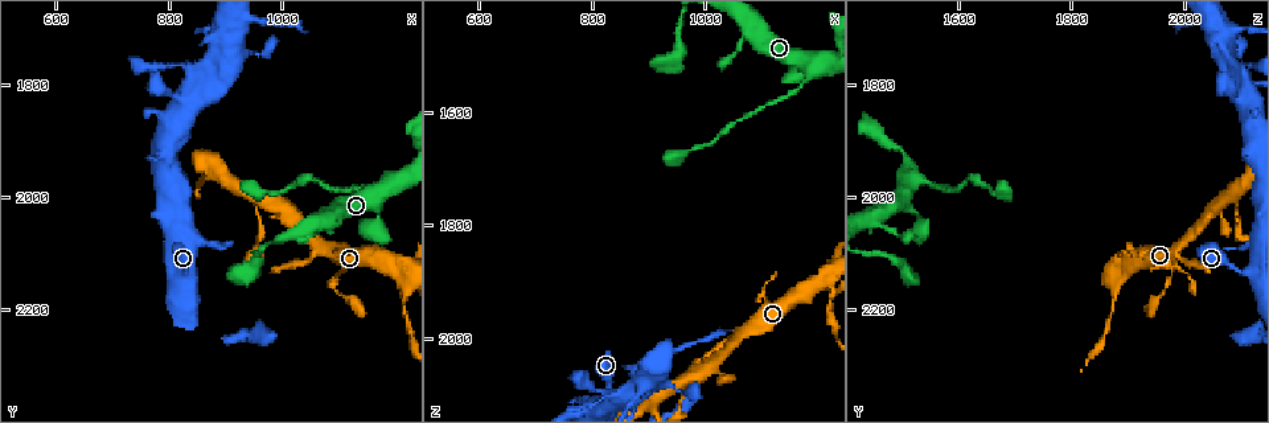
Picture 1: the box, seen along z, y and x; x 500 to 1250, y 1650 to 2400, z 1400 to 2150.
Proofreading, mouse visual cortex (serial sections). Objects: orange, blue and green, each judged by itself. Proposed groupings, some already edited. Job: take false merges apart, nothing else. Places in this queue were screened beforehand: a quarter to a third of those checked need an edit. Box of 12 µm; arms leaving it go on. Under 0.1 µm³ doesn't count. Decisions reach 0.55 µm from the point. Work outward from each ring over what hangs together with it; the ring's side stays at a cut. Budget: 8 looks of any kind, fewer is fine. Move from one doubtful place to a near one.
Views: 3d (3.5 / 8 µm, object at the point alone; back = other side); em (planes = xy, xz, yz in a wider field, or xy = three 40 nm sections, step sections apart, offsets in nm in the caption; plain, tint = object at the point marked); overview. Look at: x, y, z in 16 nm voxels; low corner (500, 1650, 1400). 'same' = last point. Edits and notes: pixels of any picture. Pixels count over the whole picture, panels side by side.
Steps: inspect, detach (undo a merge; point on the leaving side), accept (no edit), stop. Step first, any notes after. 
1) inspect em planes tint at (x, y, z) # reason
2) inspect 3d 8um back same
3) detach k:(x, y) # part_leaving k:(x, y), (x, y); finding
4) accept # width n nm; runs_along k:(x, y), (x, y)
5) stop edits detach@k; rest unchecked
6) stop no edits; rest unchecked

inspect 3d 8um at (845, 1795, 2105) # a narrow waist

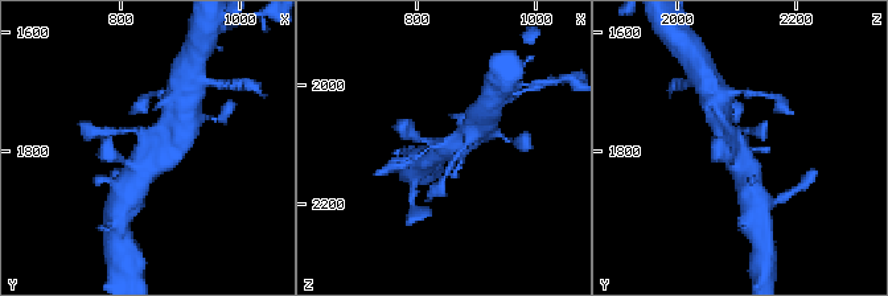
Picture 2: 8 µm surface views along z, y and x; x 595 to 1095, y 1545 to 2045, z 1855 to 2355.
inspect 3d 3.5um at (850, 1800, 2110)

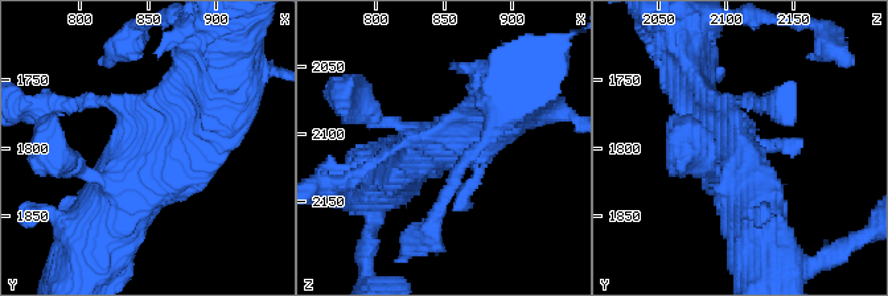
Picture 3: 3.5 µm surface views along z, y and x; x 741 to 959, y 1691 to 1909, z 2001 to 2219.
inspect em xy step 2 tint at (846, 1802, 2110)

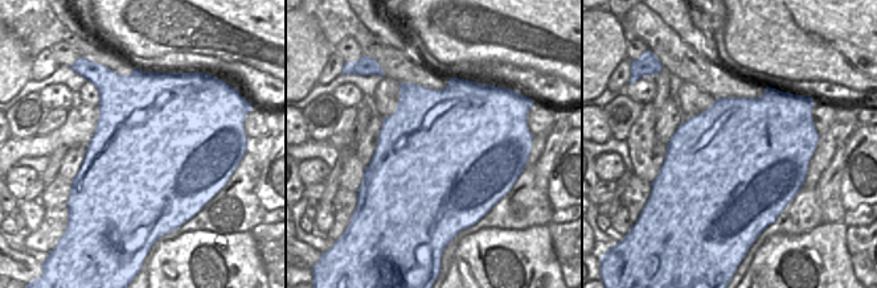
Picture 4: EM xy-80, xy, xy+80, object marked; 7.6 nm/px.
accept # runs_along 3:(98, 239), (102, 230), (216, 112); one cell here

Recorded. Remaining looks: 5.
inspect 3d 3.5um at (895, 1710, 2090) # abrupt turn

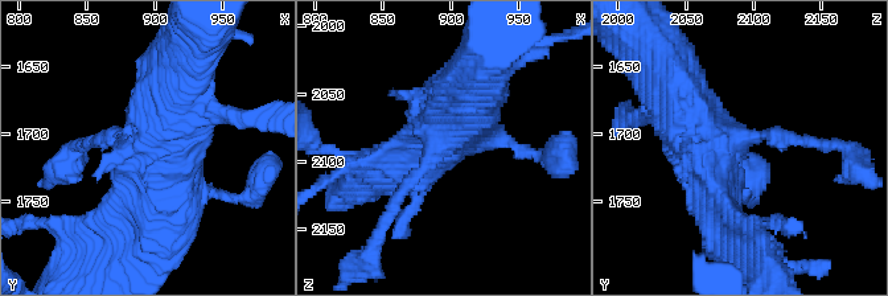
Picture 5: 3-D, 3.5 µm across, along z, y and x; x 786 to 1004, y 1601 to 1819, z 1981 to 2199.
inspect em xy step 3 tint at (896, 1708, 2084)

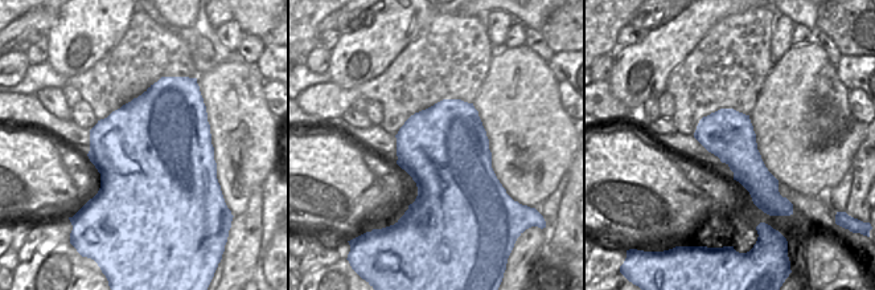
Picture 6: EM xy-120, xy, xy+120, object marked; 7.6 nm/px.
inspect em xy step 2 tint same # cut it another way

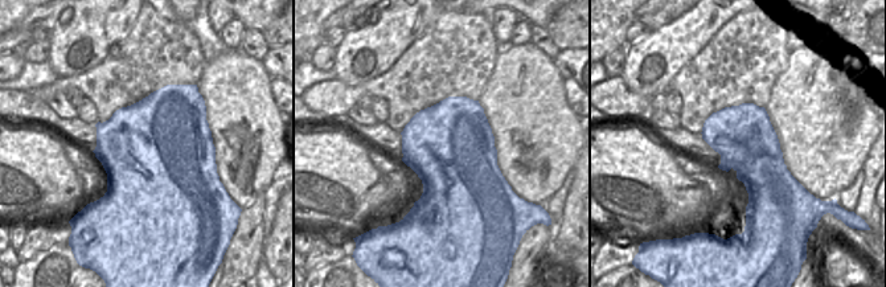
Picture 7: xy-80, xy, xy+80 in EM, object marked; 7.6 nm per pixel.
accept # width 650 nm; runs_along 5:(720, 214), (677, 89), (650, 69); all the same cell

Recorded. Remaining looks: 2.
inspect 3d 3.5um at (1170, 2040, 1530) # narrows sharply

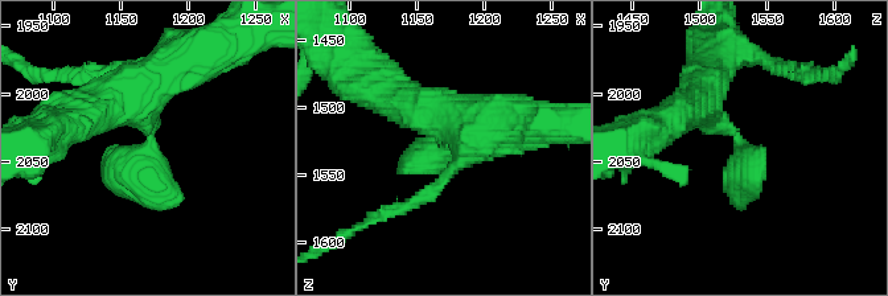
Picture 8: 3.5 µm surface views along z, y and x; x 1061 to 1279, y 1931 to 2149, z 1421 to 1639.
inspect em xy step 2 tint at (1174, 2034, 1530) # now the EM

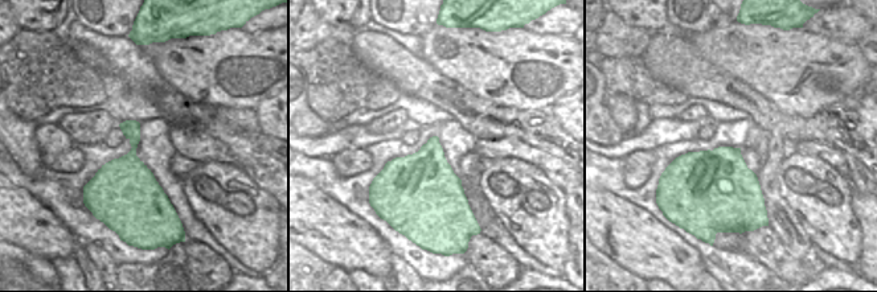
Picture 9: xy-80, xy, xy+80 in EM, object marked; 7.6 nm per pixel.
accept # continuous, no second cell

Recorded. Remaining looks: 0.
stop no edits; rest unchecked

